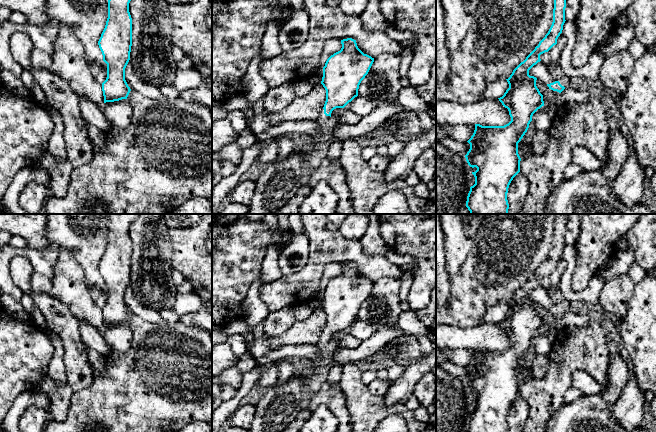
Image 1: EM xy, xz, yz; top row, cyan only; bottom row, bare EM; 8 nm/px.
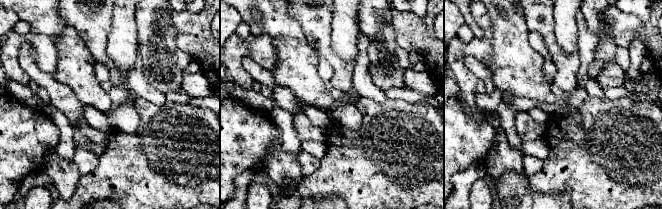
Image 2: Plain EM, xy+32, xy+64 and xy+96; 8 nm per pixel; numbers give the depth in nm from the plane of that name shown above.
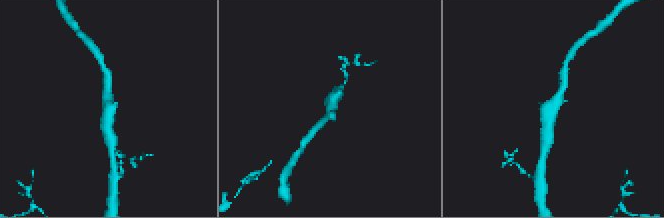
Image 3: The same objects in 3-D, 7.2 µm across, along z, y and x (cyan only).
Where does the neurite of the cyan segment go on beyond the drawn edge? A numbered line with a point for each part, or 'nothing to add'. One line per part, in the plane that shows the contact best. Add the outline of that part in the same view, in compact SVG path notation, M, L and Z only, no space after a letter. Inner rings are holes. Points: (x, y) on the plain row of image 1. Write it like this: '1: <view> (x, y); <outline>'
1: xz (323, 345); M322 332L321 333L321 338L320 338L319 342L316 345L317 345L318 349L319 349L319 351L328 352L328 350L331 347L331 341L330 340L326 340L324 338L324 333Z

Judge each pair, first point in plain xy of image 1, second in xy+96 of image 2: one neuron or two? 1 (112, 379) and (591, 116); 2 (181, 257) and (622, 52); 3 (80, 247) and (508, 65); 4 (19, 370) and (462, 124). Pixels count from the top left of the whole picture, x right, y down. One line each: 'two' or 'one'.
1: one
2: two
3: two
4: one

